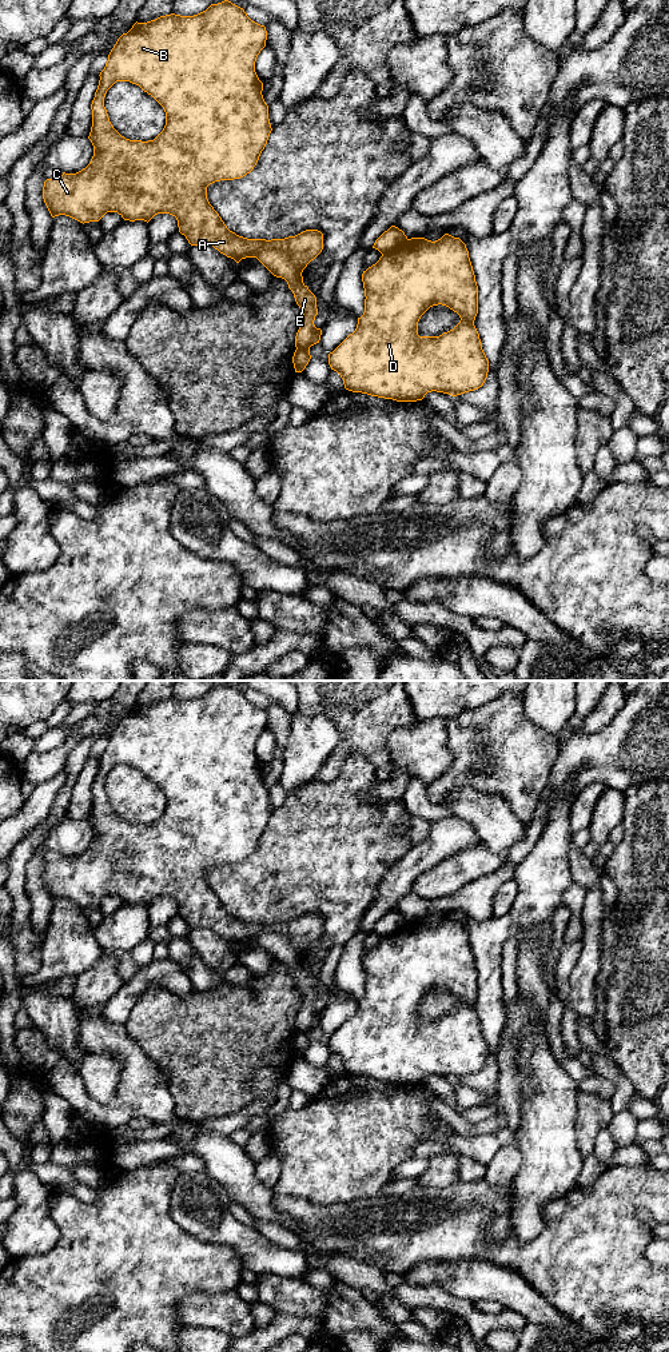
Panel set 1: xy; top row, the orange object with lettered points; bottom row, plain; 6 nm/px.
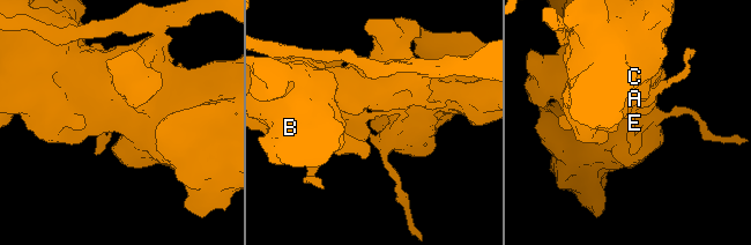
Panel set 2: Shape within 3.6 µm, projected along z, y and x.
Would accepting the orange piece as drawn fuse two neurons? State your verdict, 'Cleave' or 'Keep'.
Cleave

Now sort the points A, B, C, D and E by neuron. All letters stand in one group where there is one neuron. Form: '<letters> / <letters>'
A B C D / E

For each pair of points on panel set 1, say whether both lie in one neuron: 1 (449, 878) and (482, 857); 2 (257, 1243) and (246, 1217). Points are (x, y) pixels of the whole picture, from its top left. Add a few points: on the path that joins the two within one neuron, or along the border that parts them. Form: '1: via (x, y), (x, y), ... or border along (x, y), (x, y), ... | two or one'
1: via (457, 876), (474, 862) | one
2: border along (231, 1200), (231, 1213), (253, 1228) | two

